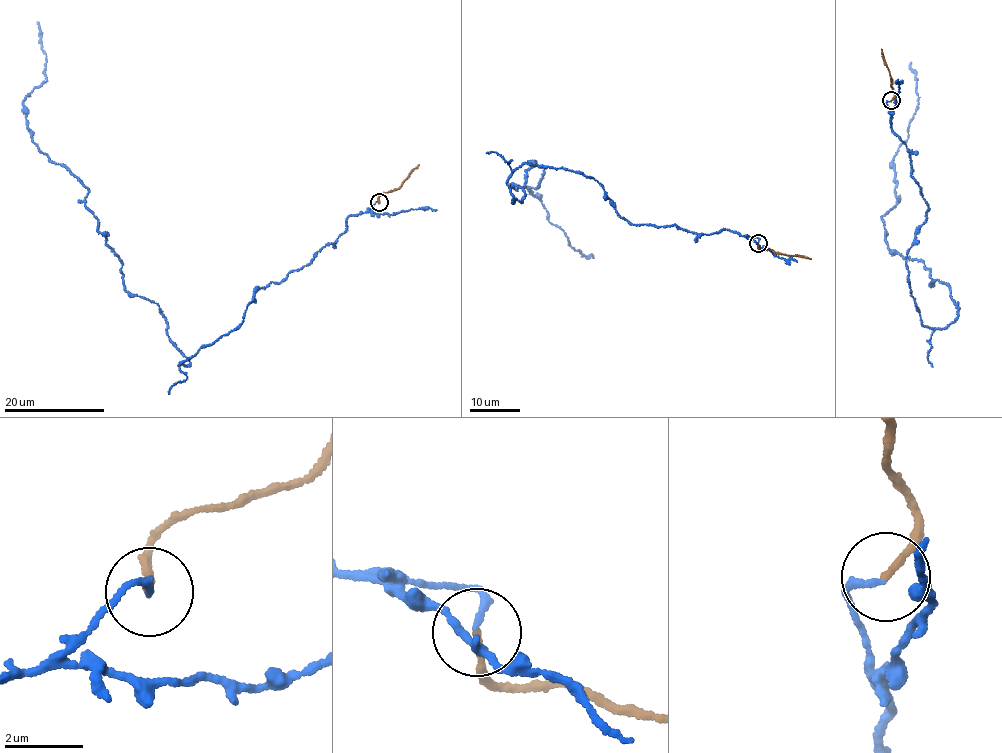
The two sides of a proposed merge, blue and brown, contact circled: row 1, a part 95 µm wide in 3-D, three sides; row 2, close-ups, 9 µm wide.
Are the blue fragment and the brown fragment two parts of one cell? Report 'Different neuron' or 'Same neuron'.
Same neuron

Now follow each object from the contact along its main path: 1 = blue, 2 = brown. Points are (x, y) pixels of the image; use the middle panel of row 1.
1: (757, 242), (633, 225), (594, 179), (515, 168), (512, 200), (528, 161), (545, 168), (527, 187), (593, 257)
2: (758, 243), (760, 249), (811, 259)

